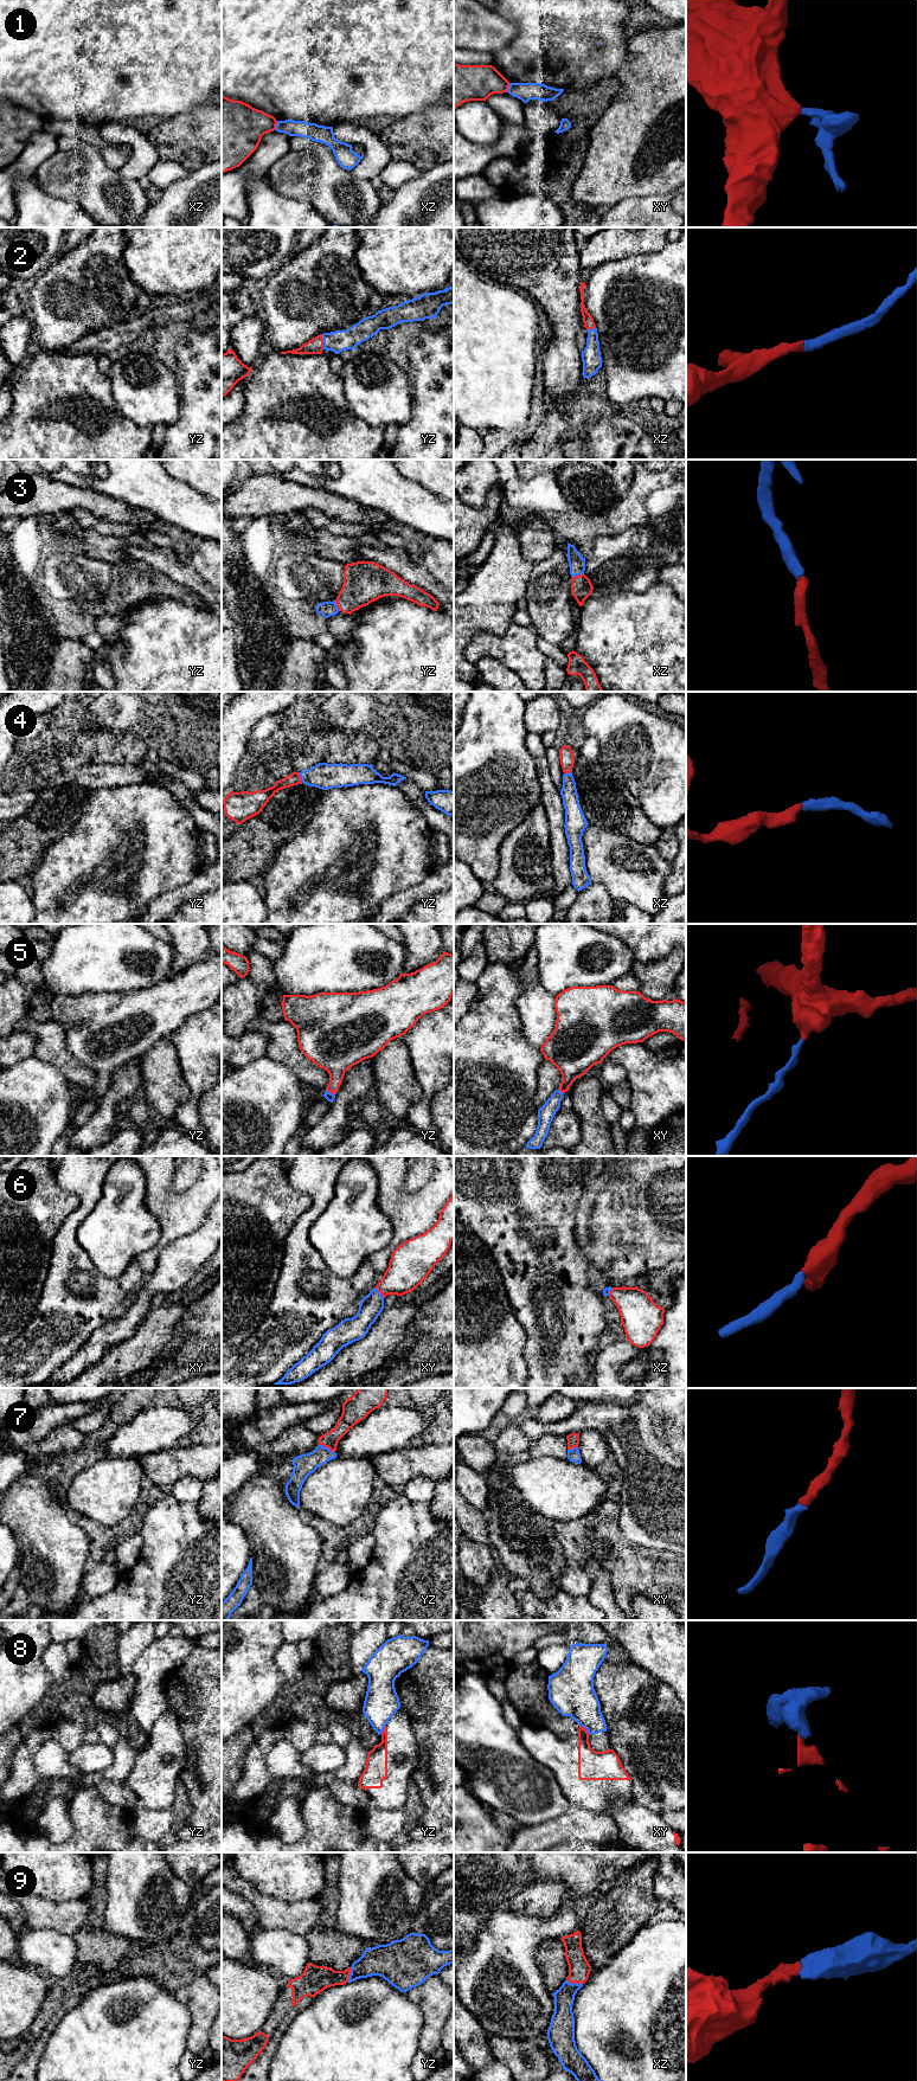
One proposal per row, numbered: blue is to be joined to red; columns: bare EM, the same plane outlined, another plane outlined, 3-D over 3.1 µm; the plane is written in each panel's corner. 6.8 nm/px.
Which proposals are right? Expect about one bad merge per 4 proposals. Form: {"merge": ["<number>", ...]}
{"merge": ["2", "3", "4", "5", "6", "7", "9"]}

